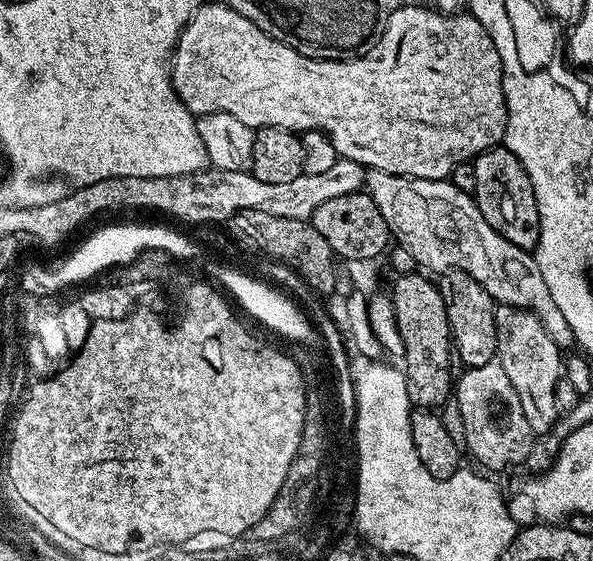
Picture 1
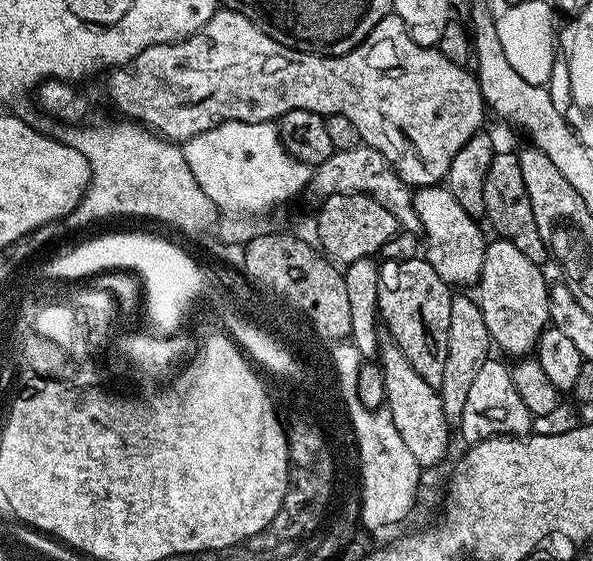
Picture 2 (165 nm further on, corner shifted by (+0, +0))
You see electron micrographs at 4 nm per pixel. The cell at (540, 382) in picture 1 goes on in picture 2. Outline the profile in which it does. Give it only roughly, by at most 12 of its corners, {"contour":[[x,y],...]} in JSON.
{"contour":[[514,242],[484,249],[474,299],[505,357],[550,324],[550,280]]}

